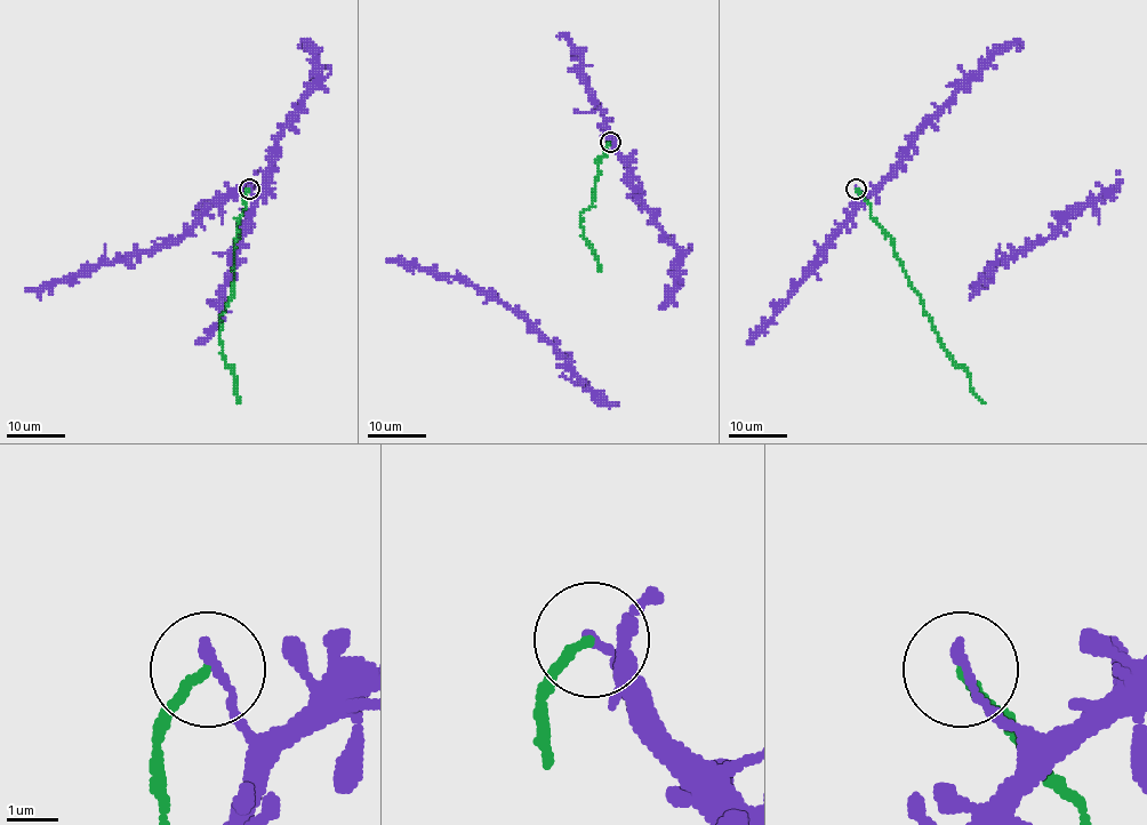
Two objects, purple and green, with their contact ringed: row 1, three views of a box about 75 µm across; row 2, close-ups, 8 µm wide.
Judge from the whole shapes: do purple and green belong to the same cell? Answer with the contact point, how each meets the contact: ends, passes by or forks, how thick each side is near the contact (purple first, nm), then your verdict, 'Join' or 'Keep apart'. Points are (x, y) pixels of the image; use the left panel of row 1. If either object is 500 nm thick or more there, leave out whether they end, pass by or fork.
Place: (249, 189). At the ring purple ends. At the ring green ends. Thickness 200 nm (purple) against 180 nm. Keep apart

